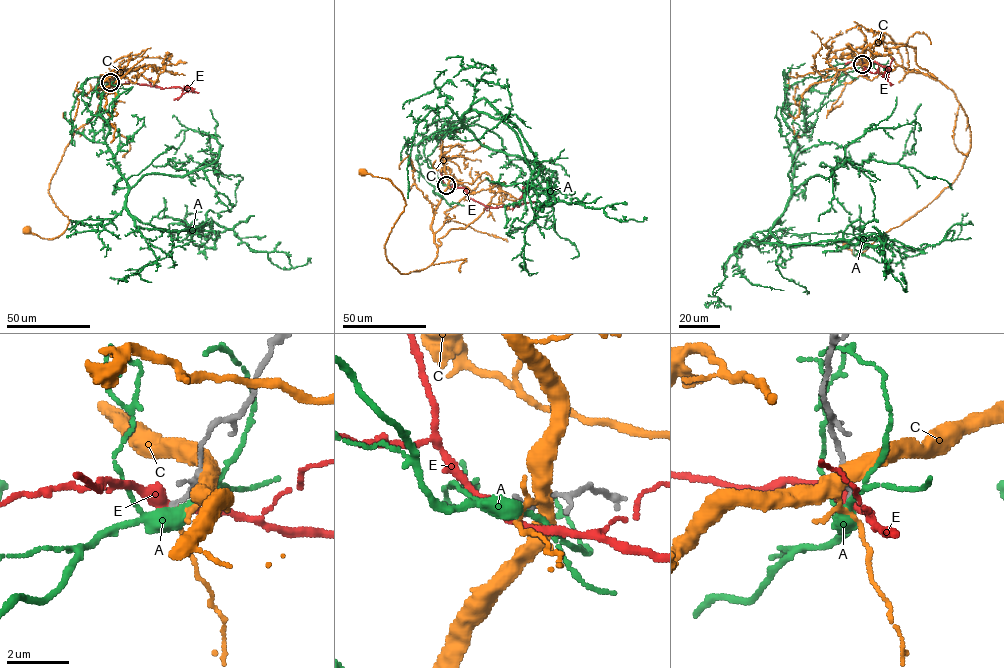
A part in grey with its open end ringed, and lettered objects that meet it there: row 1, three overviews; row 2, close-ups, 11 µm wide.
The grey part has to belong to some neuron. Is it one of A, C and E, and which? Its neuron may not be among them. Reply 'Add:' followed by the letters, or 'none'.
Add: A

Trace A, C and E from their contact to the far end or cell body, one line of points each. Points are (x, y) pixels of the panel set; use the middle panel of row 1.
A: (447, 185), (422, 135), (441, 119), (442, 131), (464, 127), (475, 110), (515, 132), (549, 195), (646, 218)
C: (448, 185), (431, 224), (437, 256), (401, 274), (384, 244), (403, 194), (363, 171)
E: (446, 185), (464, 188), (469, 198), (493, 208), (522, 203), (522, 191), (528, 187)

